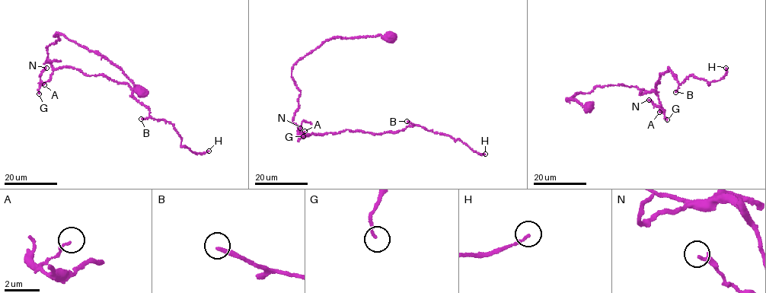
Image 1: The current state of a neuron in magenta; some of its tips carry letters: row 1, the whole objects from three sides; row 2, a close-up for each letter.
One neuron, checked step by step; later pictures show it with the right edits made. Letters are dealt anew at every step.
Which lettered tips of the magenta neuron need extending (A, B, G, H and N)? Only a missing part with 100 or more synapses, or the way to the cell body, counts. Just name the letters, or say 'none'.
B, H

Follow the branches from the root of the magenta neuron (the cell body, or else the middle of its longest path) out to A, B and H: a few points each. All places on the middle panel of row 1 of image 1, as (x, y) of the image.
A: (389, 37), (333, 37), (294, 65), (292, 77), (301, 93), (292, 122), (309, 134), (300, 136), (304, 131)
B: (389, 37), (334, 36), (301, 58), (292, 122), (307, 135), (395, 133), (406, 121)
H: (389, 37), (333, 37), (294, 65), (298, 130), (381, 134), (415, 125), (485, 154)

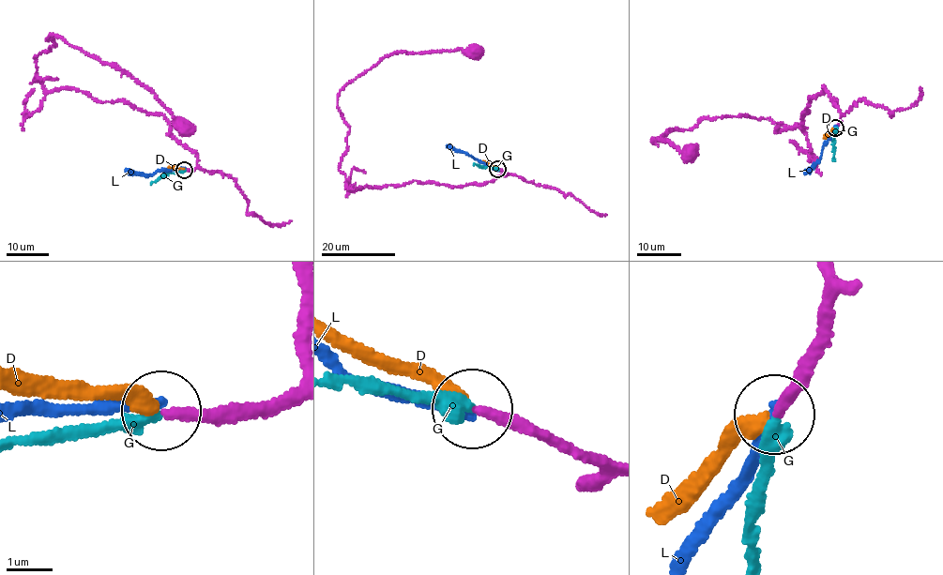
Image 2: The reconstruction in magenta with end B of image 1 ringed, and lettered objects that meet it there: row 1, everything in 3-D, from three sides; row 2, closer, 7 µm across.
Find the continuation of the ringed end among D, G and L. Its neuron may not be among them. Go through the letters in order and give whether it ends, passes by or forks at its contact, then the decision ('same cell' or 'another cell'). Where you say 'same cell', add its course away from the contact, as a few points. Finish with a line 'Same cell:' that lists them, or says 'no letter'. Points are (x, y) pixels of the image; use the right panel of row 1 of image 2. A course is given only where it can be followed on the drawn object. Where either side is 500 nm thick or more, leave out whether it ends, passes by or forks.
D: it ends there; another cell
G: it ends there; same cell; it runs (835, 128), (834, 159)
L: it ends there; another cell
Same cell: G

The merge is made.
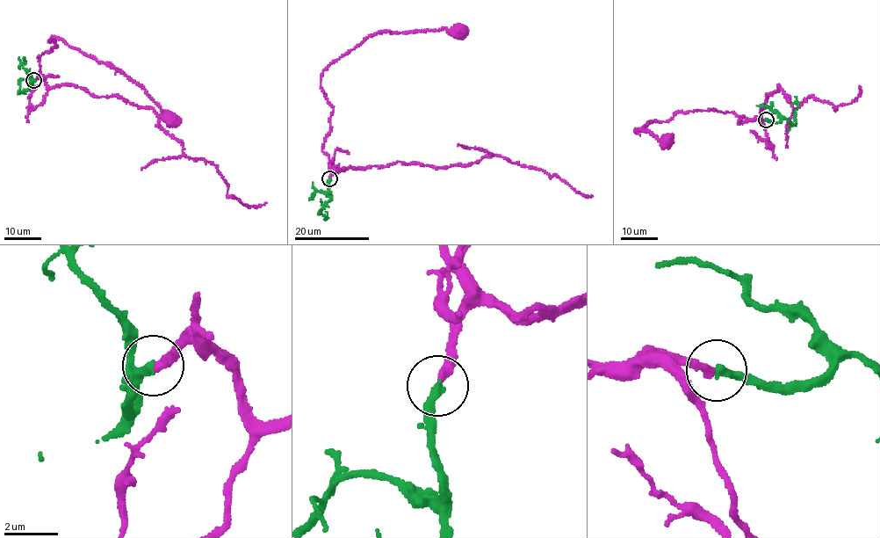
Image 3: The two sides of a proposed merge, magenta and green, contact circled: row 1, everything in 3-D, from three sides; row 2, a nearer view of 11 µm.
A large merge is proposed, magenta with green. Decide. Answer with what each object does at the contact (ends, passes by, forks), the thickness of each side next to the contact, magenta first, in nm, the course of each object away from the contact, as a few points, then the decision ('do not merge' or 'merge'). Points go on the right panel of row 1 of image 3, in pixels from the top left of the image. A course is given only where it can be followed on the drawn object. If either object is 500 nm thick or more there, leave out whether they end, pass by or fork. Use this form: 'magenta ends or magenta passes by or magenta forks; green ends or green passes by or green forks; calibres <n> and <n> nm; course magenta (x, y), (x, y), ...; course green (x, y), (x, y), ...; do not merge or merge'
magenta ends; green ends; calibres 300 and 320 nm; course magenta (765, 120), (697, 109), (680, 111), (667, 121), (652, 121), (636, 131), (647, 130), (666, 140); course green (765, 120), (779, 122), (783, 118), (795, 124), (797, 105), (795, 96); merge

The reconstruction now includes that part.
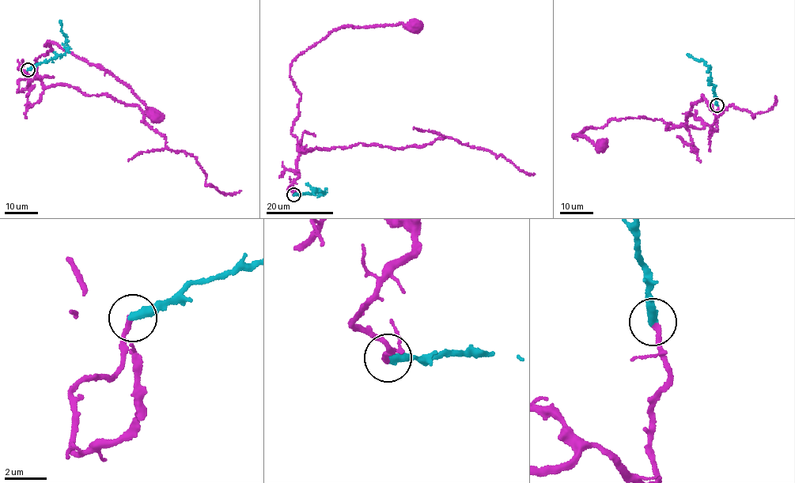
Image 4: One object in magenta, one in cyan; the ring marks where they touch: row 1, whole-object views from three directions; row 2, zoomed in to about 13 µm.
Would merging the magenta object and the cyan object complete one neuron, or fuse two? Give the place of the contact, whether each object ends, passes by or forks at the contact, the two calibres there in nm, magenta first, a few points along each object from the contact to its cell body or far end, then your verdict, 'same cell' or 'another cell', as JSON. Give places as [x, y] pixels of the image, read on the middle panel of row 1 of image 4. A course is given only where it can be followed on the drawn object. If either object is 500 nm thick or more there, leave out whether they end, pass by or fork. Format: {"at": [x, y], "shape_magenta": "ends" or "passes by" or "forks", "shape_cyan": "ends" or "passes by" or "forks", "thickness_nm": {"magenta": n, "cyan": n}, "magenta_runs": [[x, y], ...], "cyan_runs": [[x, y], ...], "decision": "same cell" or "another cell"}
{"at": [293, 194], "shape_magenta": "ends", "shape_cyan": "ends", "thickness_nm": {"magenta": 220, "cyan": 400}, "magenta_runs": [[293, 194], [288, 190], [298, 175], [300, 143], [291, 130], [301, 96], [291, 62], [342, 27], [413, 26]], "cyan_runs": [[293, 194], [308, 194], [317, 189], [324, 192], [319, 193], [306, 183]], "decision": "same cell"}

